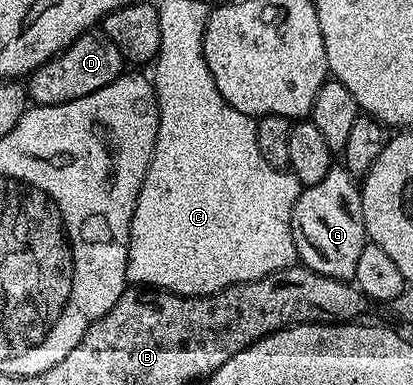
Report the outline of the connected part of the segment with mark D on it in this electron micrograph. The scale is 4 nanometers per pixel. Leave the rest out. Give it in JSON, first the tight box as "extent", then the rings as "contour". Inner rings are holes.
{"extent":[25,30,125,106],"contour":[[[92,30],[81,34],[52,60],[46,60],[36,72],[31,73],[25,87],[32,105],[57,106],[85,98],[85,94],[93,94],[93,90],[101,90],[101,86],[109,86],[109,82],[124,75],[124,72],[125,61],[121,50],[109,42],[102,30]]]}

